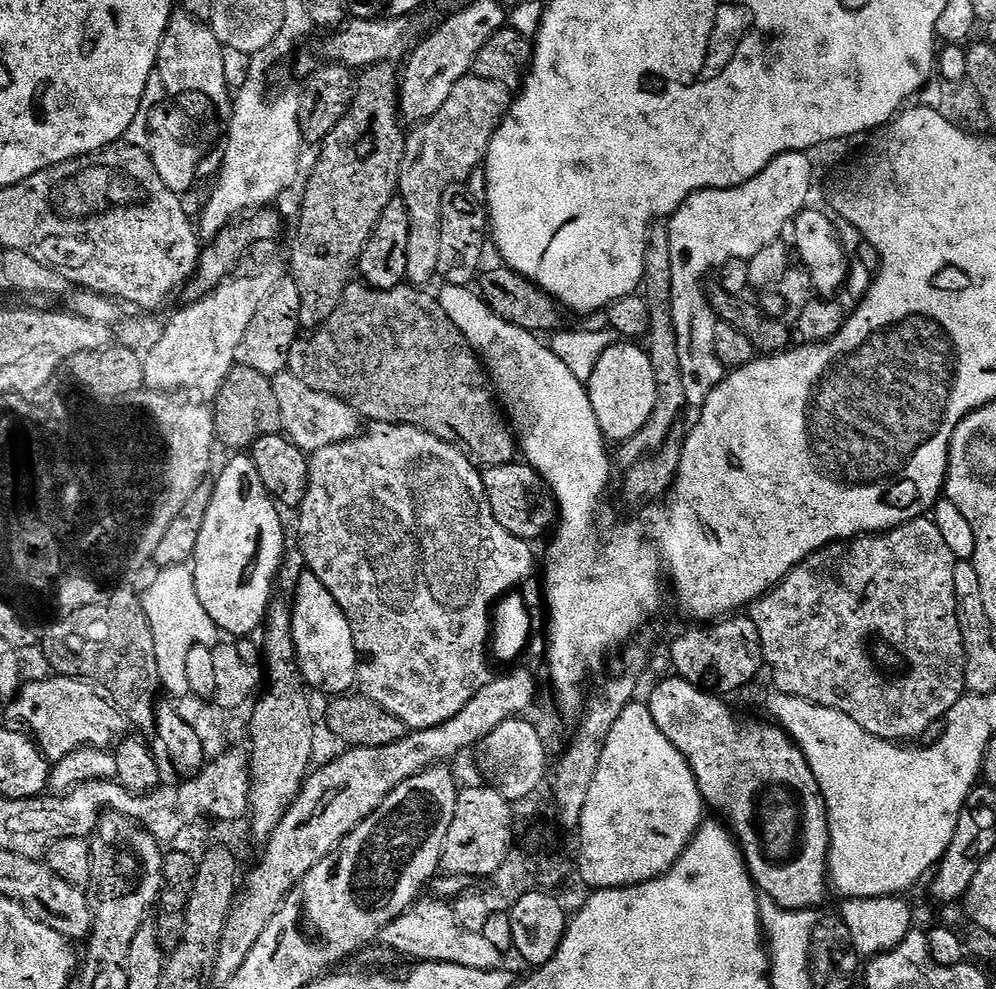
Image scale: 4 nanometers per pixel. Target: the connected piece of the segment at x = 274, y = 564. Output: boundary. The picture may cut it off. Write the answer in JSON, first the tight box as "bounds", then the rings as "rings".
{"bounds":[191,454,284,638],"rings":[[[236,454],[232,461],[225,466],[220,472],[220,477],[214,480],[214,498],[210,498],[210,510],[206,510],[206,522],[202,522],[202,534],[198,534],[198,546],[196,547],[196,555],[194,563],[191,565],[194,574],[194,582],[196,583],[196,593],[202,602],[202,606],[206,610],[206,614],[210,614],[210,618],[216,623],[217,629],[221,633],[229,632],[232,638],[248,638],[252,631],[259,629],[264,623],[264,617],[268,614],[268,604],[274,595],[272,583],[276,580],[276,575],[280,572],[280,563],[284,560],[284,524],[280,521],[282,515],[281,509],[278,507],[271,494],[266,490],[266,486],[262,482],[262,478],[258,478],[258,466],[254,466],[251,455]]]}

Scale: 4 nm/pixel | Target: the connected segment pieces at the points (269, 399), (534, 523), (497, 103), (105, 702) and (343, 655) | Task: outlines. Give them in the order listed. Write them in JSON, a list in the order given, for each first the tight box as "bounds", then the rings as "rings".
[{"bounds":[213,367,281,450],"rings":[[[235,367],[222,382],[220,391],[215,393],[213,422],[216,427],[215,439],[232,450],[248,450],[258,438],[275,436],[281,431],[278,402],[274,399],[271,379],[257,370]]]},{"bounds":[482,462,557,542],"rings":[[[527,462],[486,468],[483,469],[482,475],[490,510],[496,521],[506,526],[506,530],[510,530],[510,534],[529,542],[536,542],[539,536],[547,537],[557,527],[556,497],[552,495],[548,483]]]},{"bounds":[399,75,509,286],"rings":[[[466,75],[450,90],[450,98],[438,114],[415,125],[404,141],[404,161],[400,167],[399,199],[410,214],[410,242],[406,245],[407,283],[428,286],[438,276],[442,246],[442,194],[452,184],[463,184],[468,175],[485,163],[496,127],[508,115],[509,89],[486,78]]]},{"bounds":[12,675,128,762],"rings":[[[49,675],[49,680],[32,680],[21,683],[20,691],[16,693],[12,704],[12,716],[17,725],[23,726],[39,746],[44,757],[50,762],[66,758],[74,750],[101,748],[111,749],[127,732],[128,723],[116,705],[91,680],[79,680],[76,676]]]},{"bounds":[290,570,358,698],"rings":[[[304,570],[296,580],[296,593],[290,596],[292,609],[292,637],[296,647],[296,660],[309,689],[329,692],[335,698],[351,693],[358,684],[358,657],[350,622],[334,602],[334,594],[318,582],[313,572]]]}]

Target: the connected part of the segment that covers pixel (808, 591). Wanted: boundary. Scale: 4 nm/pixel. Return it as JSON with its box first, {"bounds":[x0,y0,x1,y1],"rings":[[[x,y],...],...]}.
{"bounds":[750,518,966,742],"rings":[[[932,518],[912,520],[909,524],[904,524],[901,528],[894,528],[892,531],[883,534],[869,534],[867,536],[861,536],[855,540],[830,544],[828,547],[822,549],[821,552],[816,552],[813,556],[806,557],[793,572],[788,573],[785,580],[780,581],[775,588],[771,588],[765,596],[760,597],[750,612],[752,621],[758,626],[760,645],[764,651],[764,662],[767,671],[769,673],[772,671],[772,680],[776,683],[775,687],[779,689],[779,691],[790,694],[791,696],[801,696],[807,700],[813,700],[816,704],[822,704],[827,708],[836,708],[842,714],[854,718],[864,730],[870,734],[874,734],[878,738],[882,738],[883,740],[895,742],[915,741],[912,739],[914,739],[915,736],[922,735],[923,732],[935,722],[935,720],[938,720],[938,722],[943,721],[951,707],[954,706],[955,703],[958,703],[960,698],[964,696],[966,692],[964,687],[964,635],[960,629],[960,615],[956,609],[956,591],[954,590],[954,570],[956,569],[957,563],[956,556],[950,554],[950,546],[946,546],[946,541],[943,540],[942,533],[939,532],[935,519]]]}

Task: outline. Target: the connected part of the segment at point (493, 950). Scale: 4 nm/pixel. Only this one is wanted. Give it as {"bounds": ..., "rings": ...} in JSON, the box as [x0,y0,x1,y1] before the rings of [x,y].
{"bounds":[379,898,502,970],"rings":[[[424,898],[407,908],[394,922],[390,922],[380,931],[379,943],[386,947],[393,948],[400,956],[409,956],[409,961],[423,962],[454,962],[458,966],[471,966],[473,970],[494,970],[501,967],[502,951],[480,933],[471,933],[459,924],[455,918],[455,910],[451,903],[435,898]]]}

